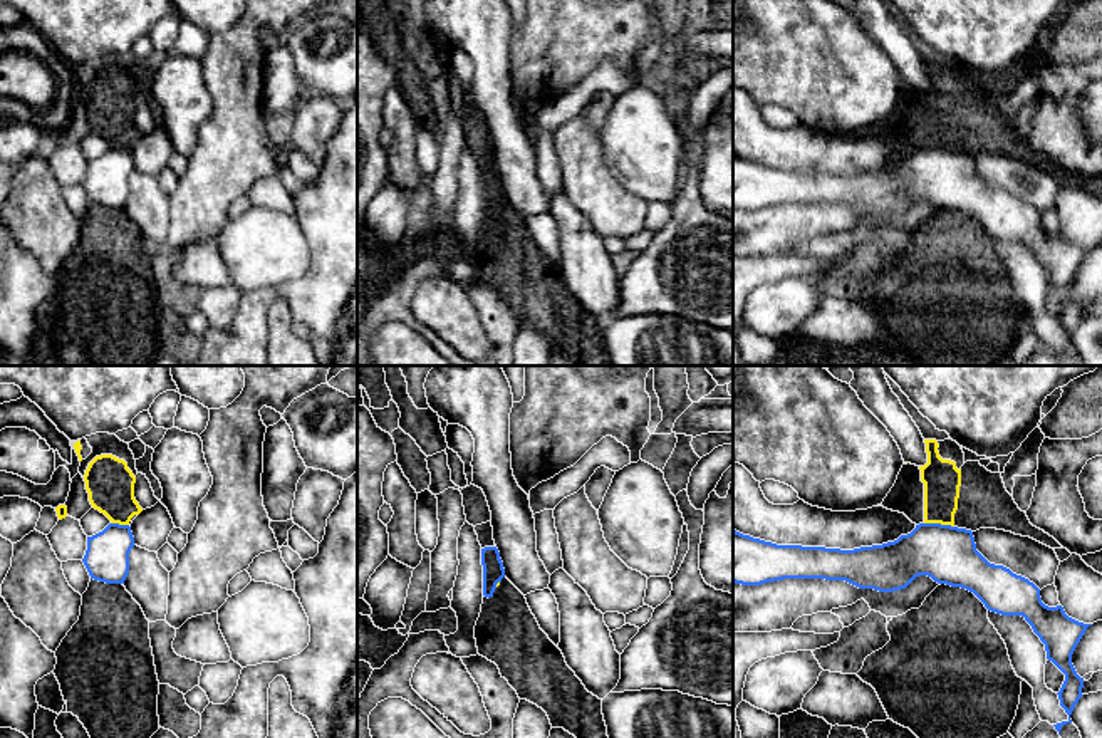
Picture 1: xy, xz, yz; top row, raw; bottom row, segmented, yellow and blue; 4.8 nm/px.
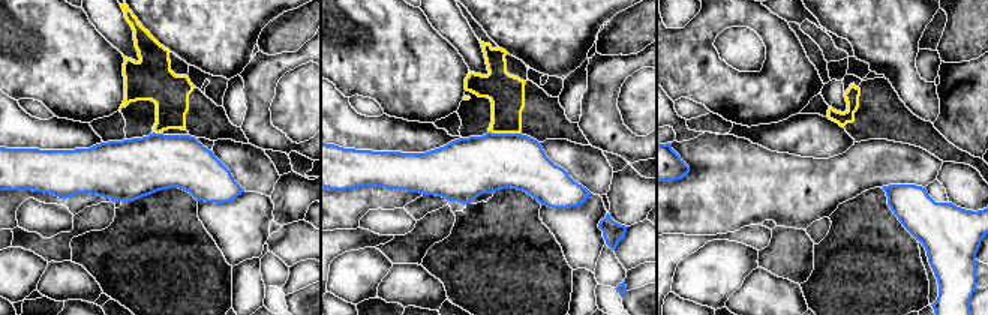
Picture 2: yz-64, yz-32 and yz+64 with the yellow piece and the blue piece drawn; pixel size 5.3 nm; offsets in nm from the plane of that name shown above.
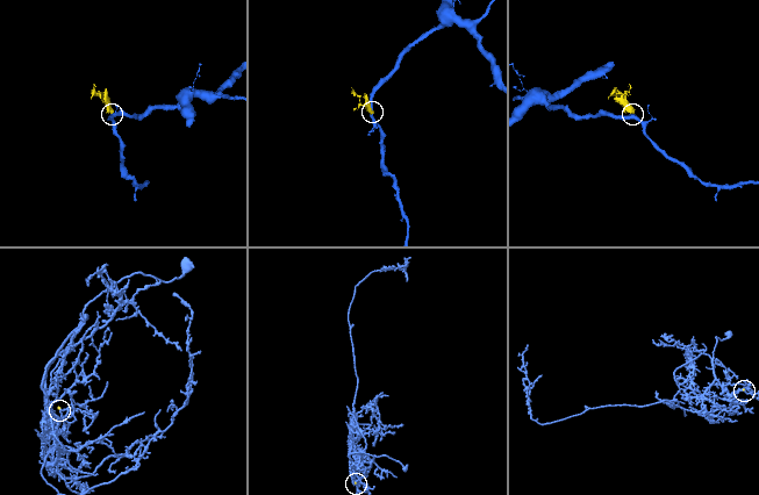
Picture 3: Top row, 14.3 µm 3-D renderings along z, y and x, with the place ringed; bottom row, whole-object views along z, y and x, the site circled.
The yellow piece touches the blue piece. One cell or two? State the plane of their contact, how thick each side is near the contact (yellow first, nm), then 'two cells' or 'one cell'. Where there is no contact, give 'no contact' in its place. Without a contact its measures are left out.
contact in yz; calibres 180 and 280 nm; two cells

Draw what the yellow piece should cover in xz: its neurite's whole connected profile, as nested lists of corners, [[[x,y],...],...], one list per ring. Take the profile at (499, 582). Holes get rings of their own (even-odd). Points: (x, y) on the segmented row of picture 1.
[[[503,577],[488,599],[483,595],[481,612],[475,626],[478,654],[495,663],[502,678],[527,699],[542,708],[552,728],[564,728],[575,738],[609,738],[602,715],[602,699],[585,689],[567,666],[562,651],[540,629],[525,595]]]

